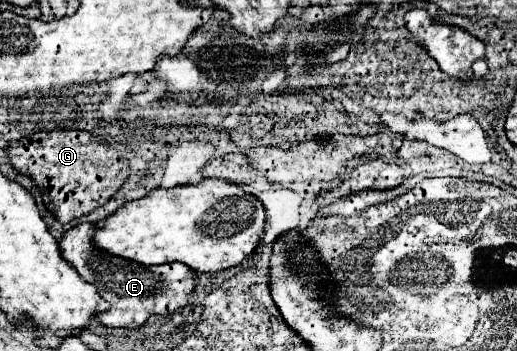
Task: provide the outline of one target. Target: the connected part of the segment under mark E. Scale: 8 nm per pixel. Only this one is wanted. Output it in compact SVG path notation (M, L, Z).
M81 223L77 227L71 227L63 233L59 239L59 247L63 253L63 259L69 261L85 279L87 283L95 283L99 295L111 303L109 311L103 311L97 315L97 319L107 327L127 327L135 329L147 321L149 315L171 315L173 311L187 305L189 293L195 287L193 285L193 271L189 271L183 263L165 263L159 267L141 265L135 261L125 261L121 257L113 257L97 247L93 243L97 227L93 223Z

